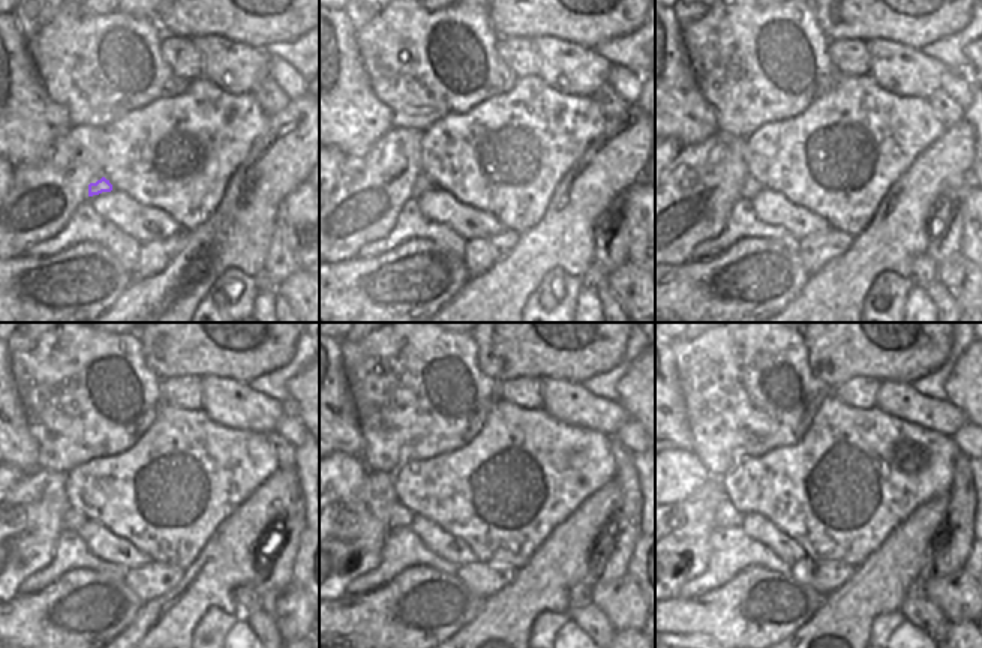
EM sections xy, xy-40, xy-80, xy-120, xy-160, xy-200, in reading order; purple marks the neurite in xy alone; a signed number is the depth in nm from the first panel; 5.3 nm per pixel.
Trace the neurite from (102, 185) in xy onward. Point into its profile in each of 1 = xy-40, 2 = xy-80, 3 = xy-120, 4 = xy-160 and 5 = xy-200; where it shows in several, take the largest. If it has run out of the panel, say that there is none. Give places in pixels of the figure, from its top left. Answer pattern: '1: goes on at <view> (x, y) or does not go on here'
1: goes on at xy-40 (422, 185)
2: goes on at xy-80 (750, 188)
3: goes on at xy-120 (74, 519)
4: goes on at xy-160 (399, 516)
5: goes on at xy-200 (726, 516)

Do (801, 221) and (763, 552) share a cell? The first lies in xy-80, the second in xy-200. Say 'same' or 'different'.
different

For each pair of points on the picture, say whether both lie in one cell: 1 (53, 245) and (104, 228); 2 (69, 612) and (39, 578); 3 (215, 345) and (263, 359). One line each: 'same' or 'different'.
1: same
2: different
3: same

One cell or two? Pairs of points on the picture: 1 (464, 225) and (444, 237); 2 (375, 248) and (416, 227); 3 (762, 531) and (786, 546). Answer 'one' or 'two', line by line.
1: two
2: one
3: one

